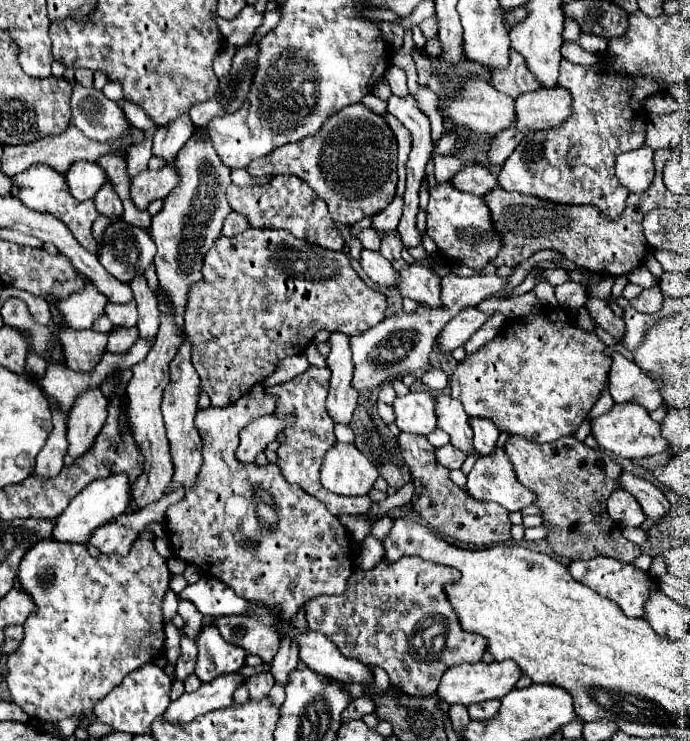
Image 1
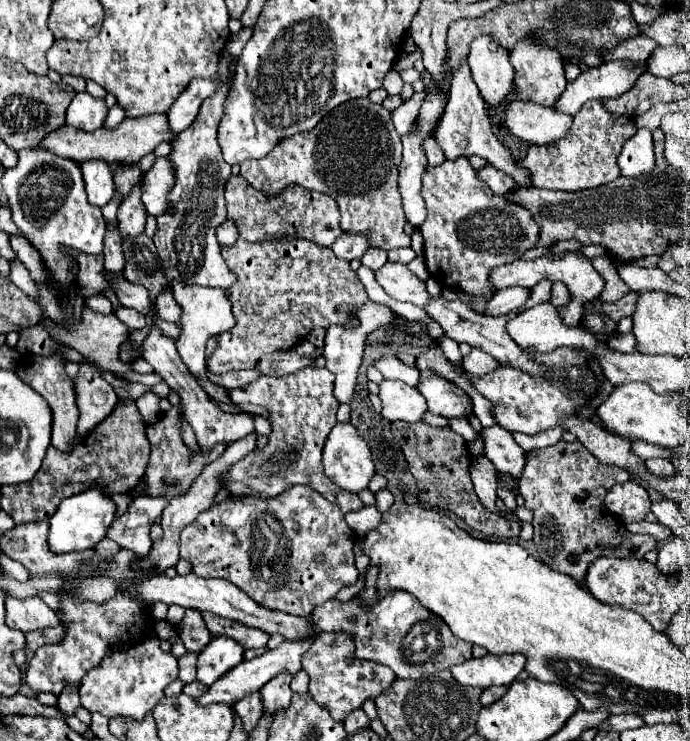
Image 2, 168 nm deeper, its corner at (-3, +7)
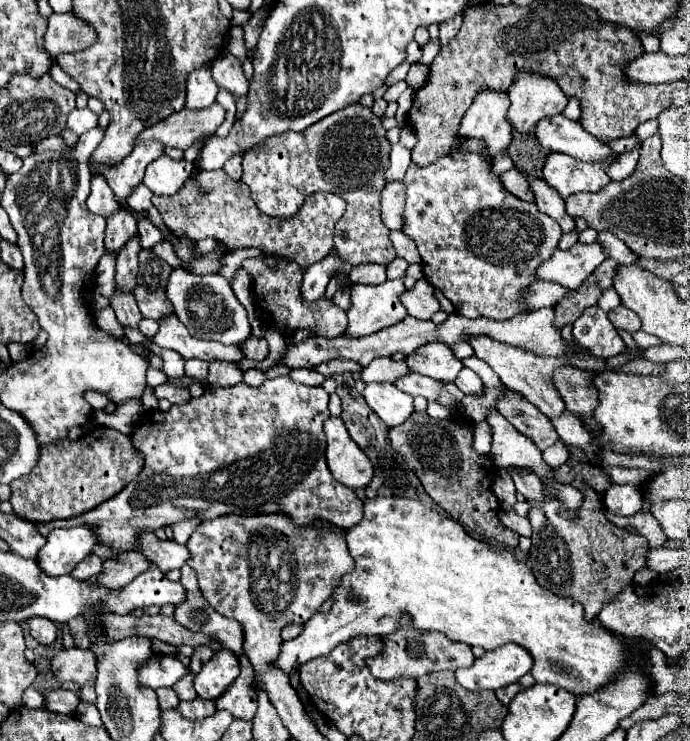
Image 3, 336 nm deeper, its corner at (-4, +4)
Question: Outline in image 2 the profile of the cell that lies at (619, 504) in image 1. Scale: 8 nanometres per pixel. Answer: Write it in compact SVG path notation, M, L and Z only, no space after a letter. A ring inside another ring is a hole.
M627 481L623 485L611 487L611 491L605 495L605 505L623 523L643 521L651 509L647 491L639 487L635 481Z

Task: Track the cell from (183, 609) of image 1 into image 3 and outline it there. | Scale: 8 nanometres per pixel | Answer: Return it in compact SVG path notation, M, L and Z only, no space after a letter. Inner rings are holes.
M196 646L194 648L194 654L192 654L192 658L190 658L190 670L194 672L194 674L198 674L200 672L200 668L202 668L202 664L204 662L208 662L208 658L212 658L212 654L214 654L214 650L210 648L210 646Z

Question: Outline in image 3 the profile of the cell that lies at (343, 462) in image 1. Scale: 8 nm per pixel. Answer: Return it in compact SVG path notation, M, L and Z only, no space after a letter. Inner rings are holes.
M328 418L324 432L328 438L326 460L332 476L348 488L366 488L374 476L372 462L364 450L352 442L342 418Z

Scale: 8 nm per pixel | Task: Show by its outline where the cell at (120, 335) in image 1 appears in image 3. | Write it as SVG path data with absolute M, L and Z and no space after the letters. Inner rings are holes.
M96 426L76 442L66 438L56 446L42 446L36 470L32 470L28 478L20 478L20 482L10 484L10 504L16 516L34 524L80 516L128 486L140 474L142 466L144 454L132 446L130 436L106 426Z

